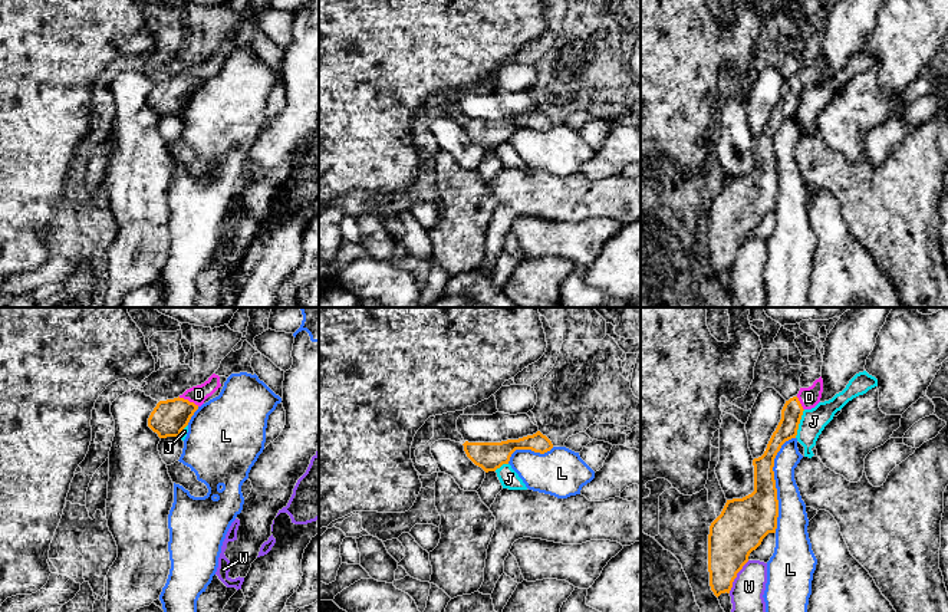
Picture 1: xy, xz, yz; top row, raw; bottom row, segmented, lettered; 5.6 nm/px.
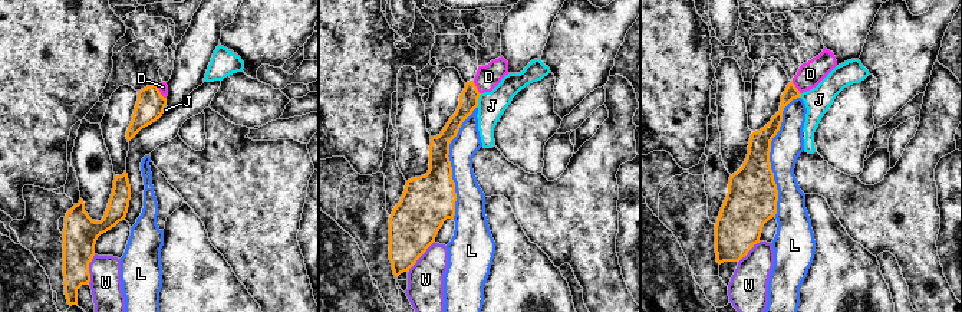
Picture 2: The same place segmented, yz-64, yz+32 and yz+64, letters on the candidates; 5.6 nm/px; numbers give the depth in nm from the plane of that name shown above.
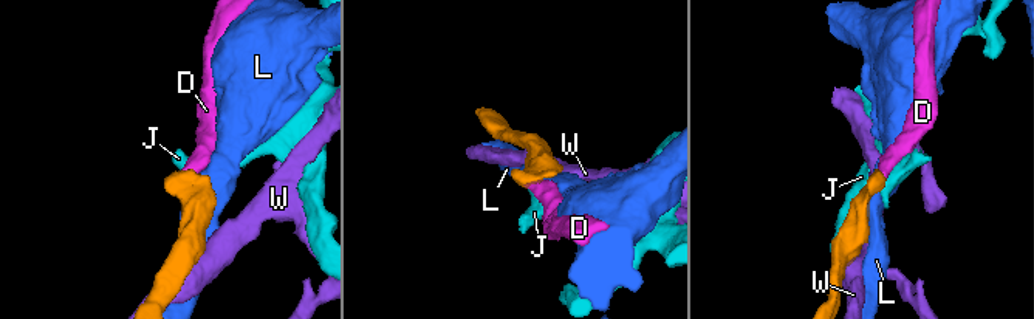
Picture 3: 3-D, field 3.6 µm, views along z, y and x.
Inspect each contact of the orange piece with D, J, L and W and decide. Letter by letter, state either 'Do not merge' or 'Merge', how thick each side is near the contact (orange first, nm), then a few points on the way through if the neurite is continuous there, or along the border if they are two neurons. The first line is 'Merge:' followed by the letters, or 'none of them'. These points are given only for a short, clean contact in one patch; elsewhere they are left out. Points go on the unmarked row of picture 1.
Merge: D
D: Merge. Thickness 200 nm (orange) against 100 nm. Path across: xy (168, 96), (187, 78), (198, 72)
J: Do not merge. Thickness 120 nm (orange) against 140 nm. Boundary: yz (805, 88), (795, 115)
L: Do not merge. Thickness 260 nm (orange) against 180 nm
W: Do not merge. Thickness 280 nm (orange) against 190 nm. Boundary: yz (749, 239), (737, 252), (728, 270)

